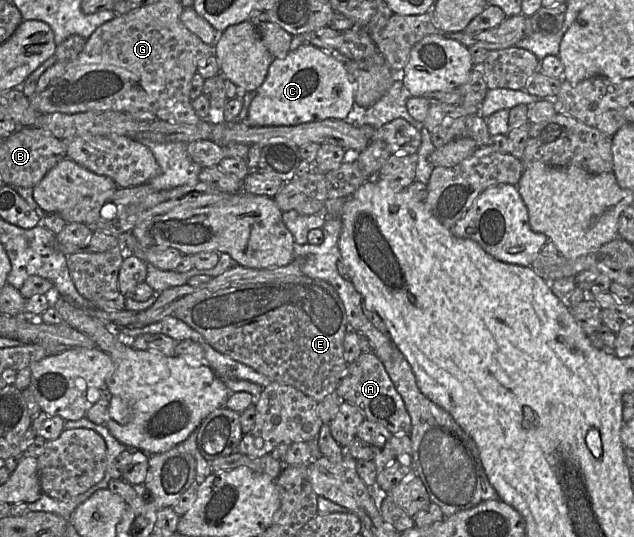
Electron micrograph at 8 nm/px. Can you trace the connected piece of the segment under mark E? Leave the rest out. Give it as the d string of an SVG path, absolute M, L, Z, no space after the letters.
M287 276L217 291L197 290L183 299L172 315L200 333L221 354L251 367L272 382L296 388L317 402L336 391L348 366L343 341L349 323L343 303L330 284L317 278Z

